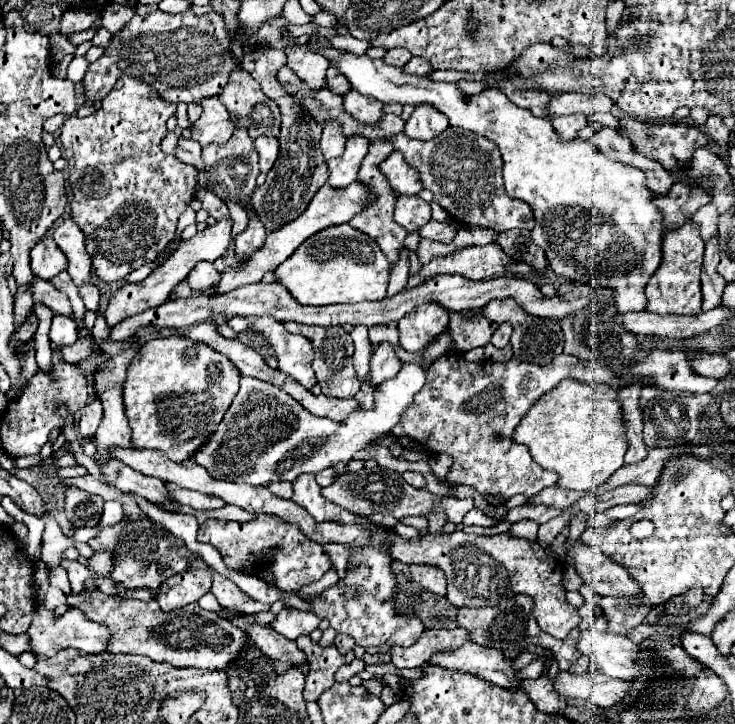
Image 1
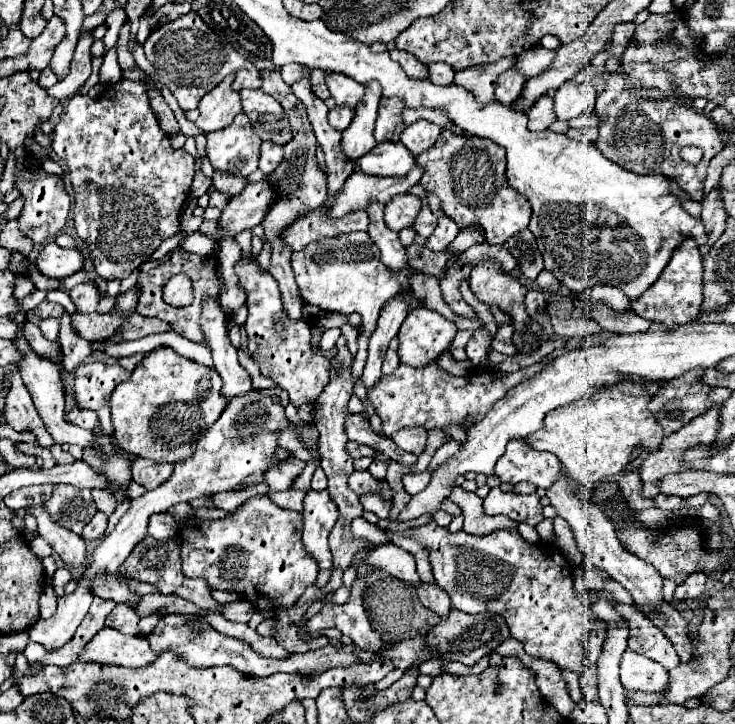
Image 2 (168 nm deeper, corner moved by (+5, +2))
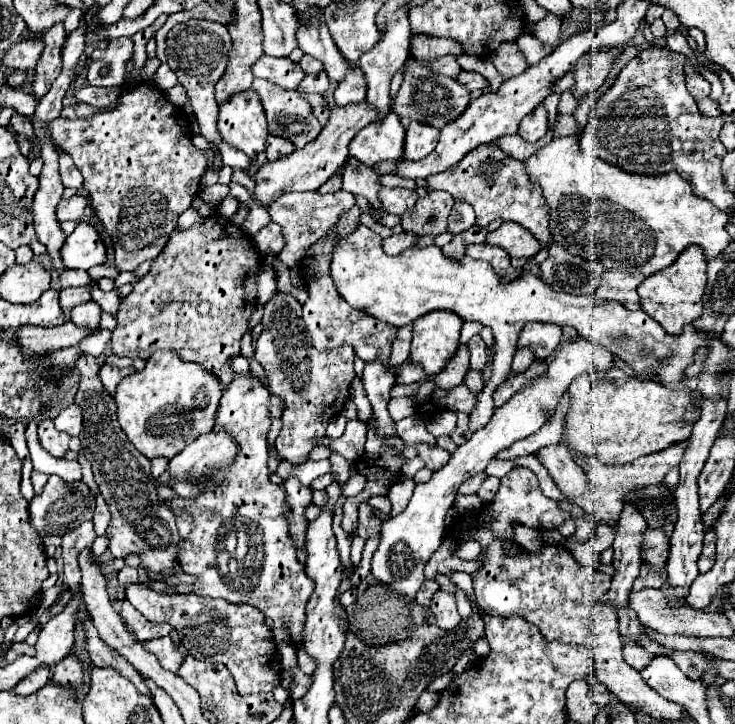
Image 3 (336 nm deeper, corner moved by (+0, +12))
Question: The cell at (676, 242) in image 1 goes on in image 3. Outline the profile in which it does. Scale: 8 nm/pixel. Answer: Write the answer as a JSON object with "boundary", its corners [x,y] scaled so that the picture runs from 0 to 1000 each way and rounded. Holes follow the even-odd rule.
{"boundary":[[[943,337],[943,343],[932,343],[932,348],[927,348],[927,354],[910,370],[905,370],[905,376],[880,381],[869,392],[867,403],[872,409],[872,425],[886,439],[891,439],[905,453],[907,461],[927,461],[929,450],[940,448],[956,434],[956,401],[962,392],[959,365],[962,359],[954,343]]]}

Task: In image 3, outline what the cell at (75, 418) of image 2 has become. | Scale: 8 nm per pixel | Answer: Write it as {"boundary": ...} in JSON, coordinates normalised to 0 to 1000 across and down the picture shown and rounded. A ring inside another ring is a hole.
{"boundary":[[[105,558],[86,564],[75,577],[75,591],[91,597],[94,602],[105,602],[110,597],[110,586],[113,586],[113,569]]]}

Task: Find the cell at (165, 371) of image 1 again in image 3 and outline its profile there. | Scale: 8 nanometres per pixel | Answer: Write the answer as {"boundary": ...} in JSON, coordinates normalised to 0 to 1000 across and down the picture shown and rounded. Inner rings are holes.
{"boundary":[[[214,483],[192,514],[159,530],[159,577],[173,605],[195,630],[235,633],[273,599],[290,594],[301,544],[301,528],[287,514],[279,514],[273,503],[252,500],[241,486]]]}

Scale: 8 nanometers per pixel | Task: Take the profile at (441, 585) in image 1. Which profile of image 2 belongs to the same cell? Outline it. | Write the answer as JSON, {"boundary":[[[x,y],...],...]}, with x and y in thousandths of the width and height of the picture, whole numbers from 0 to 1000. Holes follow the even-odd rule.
{"boundary":[[[571,807],[569,809],[569,826],[590,848],[596,848],[599,854],[610,854],[612,843],[615,843],[615,834],[612,834],[610,820],[601,812],[585,809],[585,807]]]}

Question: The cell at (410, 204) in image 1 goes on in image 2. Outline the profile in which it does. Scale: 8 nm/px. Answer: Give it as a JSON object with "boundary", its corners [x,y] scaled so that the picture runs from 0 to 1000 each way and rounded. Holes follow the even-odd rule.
{"boundary":[[[544,268],[536,271],[522,290],[522,307],[528,315],[533,315],[536,320],[544,320],[547,315],[561,312],[569,290],[571,290],[574,279],[569,271],[561,268]]]}

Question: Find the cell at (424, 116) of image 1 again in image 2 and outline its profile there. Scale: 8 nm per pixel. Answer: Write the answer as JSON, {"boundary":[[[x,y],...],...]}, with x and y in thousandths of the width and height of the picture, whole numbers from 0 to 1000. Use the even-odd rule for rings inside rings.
{"boundary":[[[569,166],[558,174],[552,174],[552,180],[544,185],[544,196],[563,213],[563,218],[569,218],[577,207],[582,207],[599,188],[599,174],[580,169],[580,166]]]}

